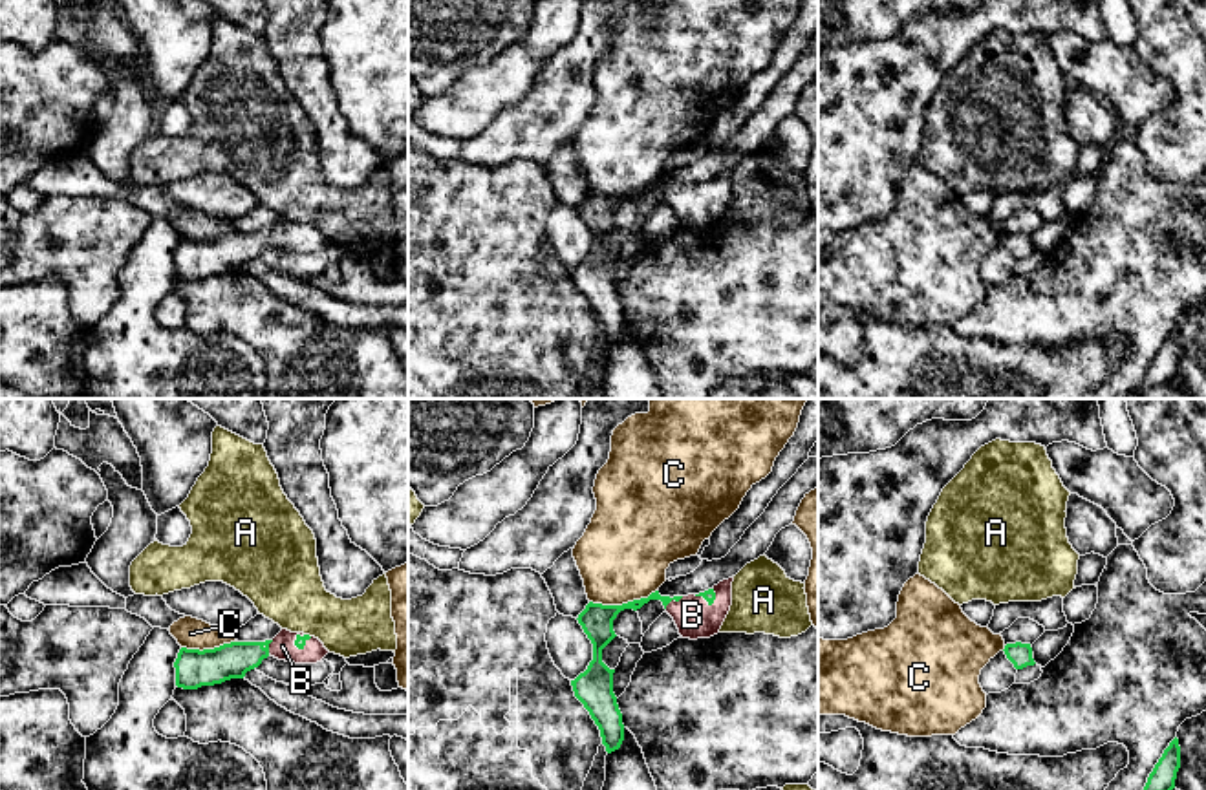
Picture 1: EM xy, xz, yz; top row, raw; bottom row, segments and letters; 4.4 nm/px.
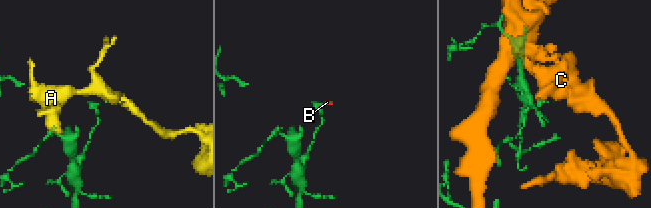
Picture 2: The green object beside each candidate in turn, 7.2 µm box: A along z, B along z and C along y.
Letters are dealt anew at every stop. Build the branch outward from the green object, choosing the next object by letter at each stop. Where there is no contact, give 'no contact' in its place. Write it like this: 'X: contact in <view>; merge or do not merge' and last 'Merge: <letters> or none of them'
A: contact in xy; do not merge
B: contact in xz; merge
C: contact in xz; do not merge
Merge: B

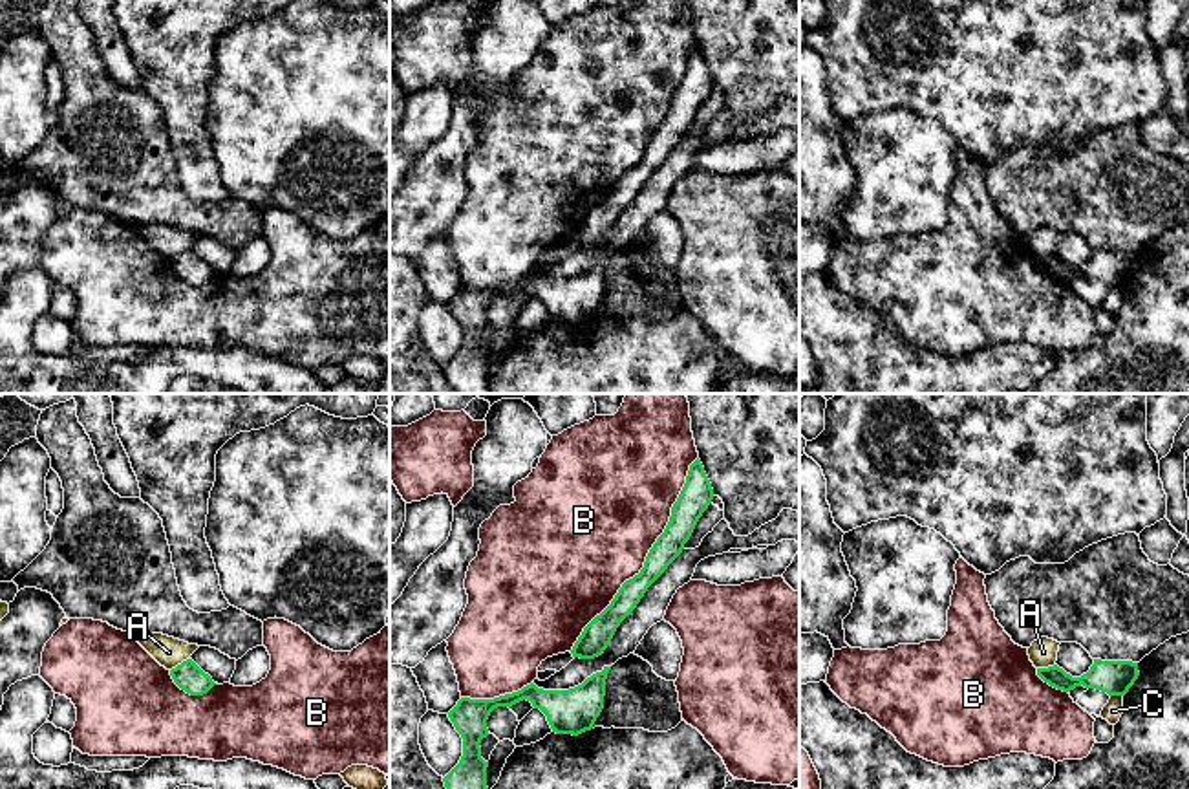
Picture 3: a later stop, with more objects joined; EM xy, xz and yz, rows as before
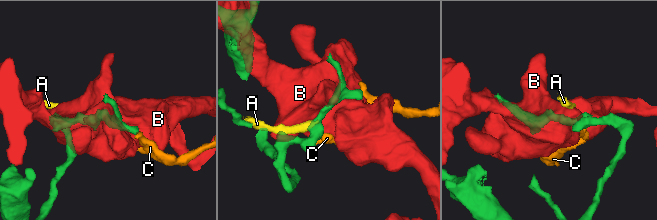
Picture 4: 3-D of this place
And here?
A: contact in xy; do not merge
B: contact in xz; do not merge
C: contact in yz; do not merge
Merge: none of them

